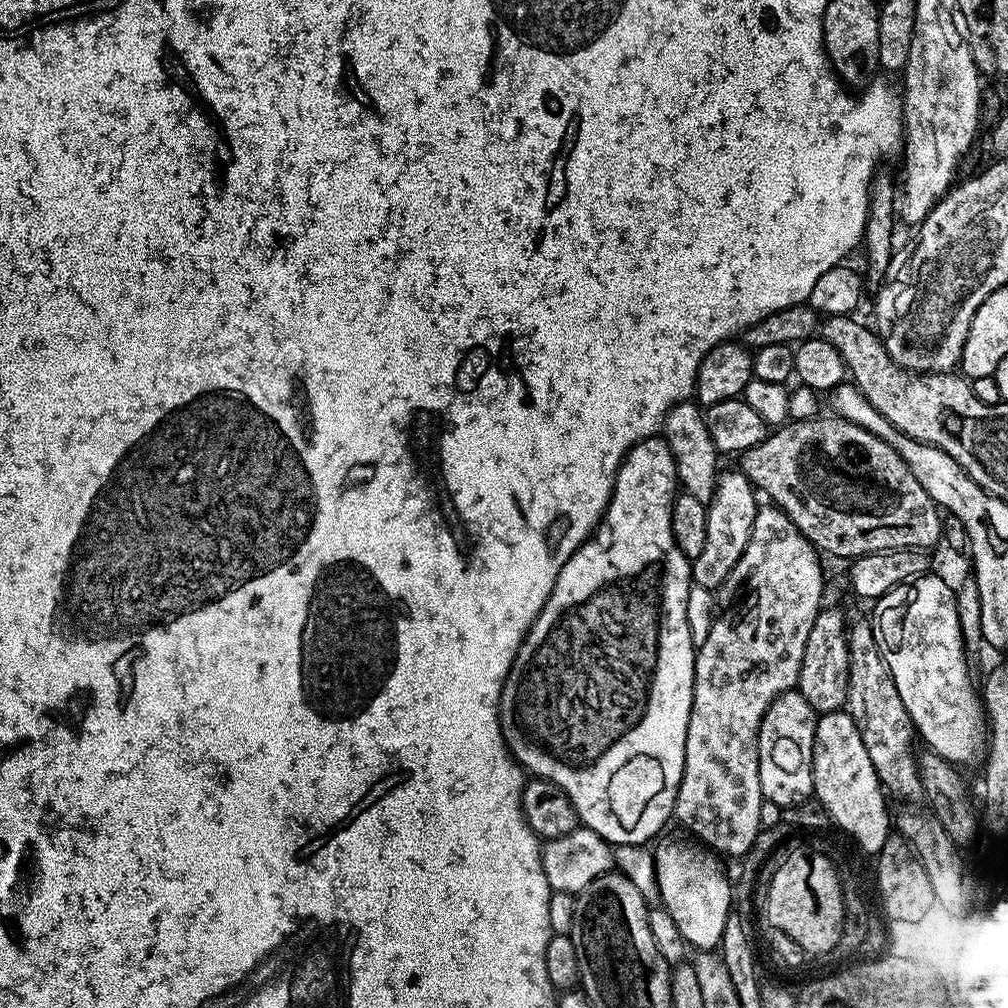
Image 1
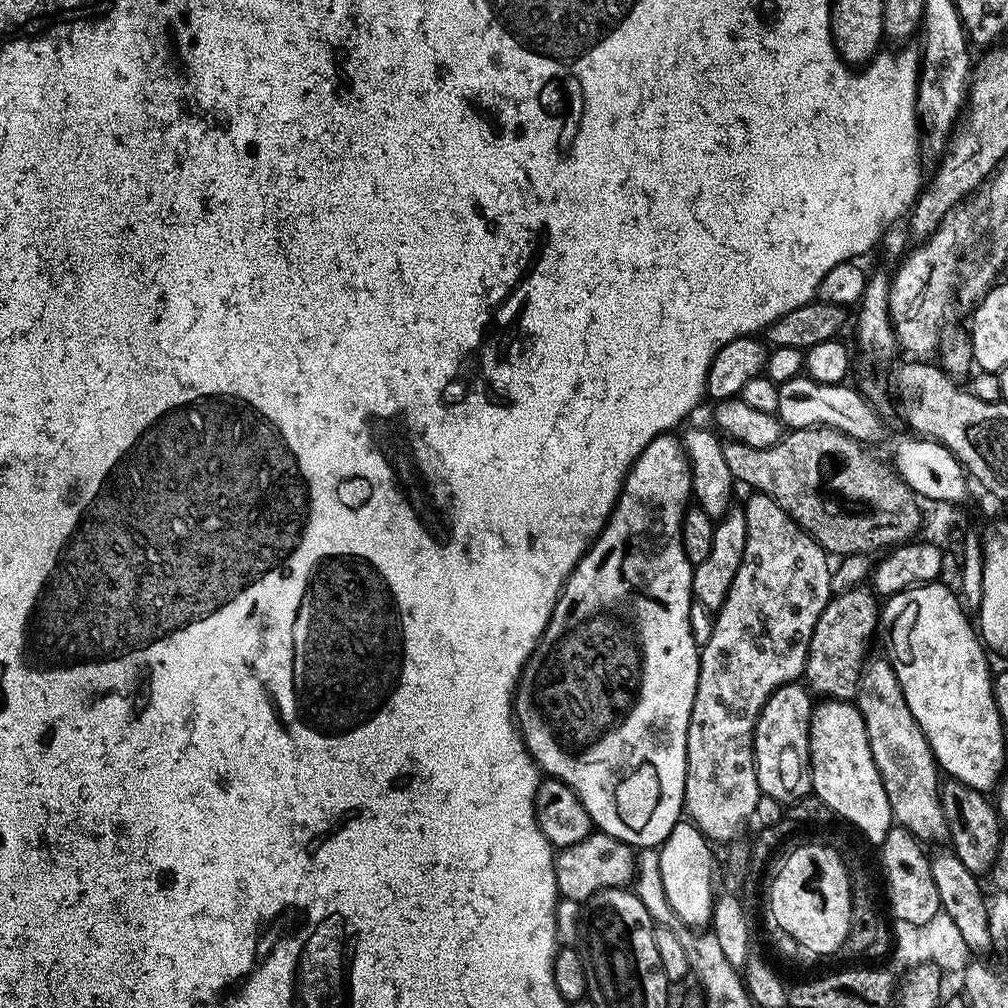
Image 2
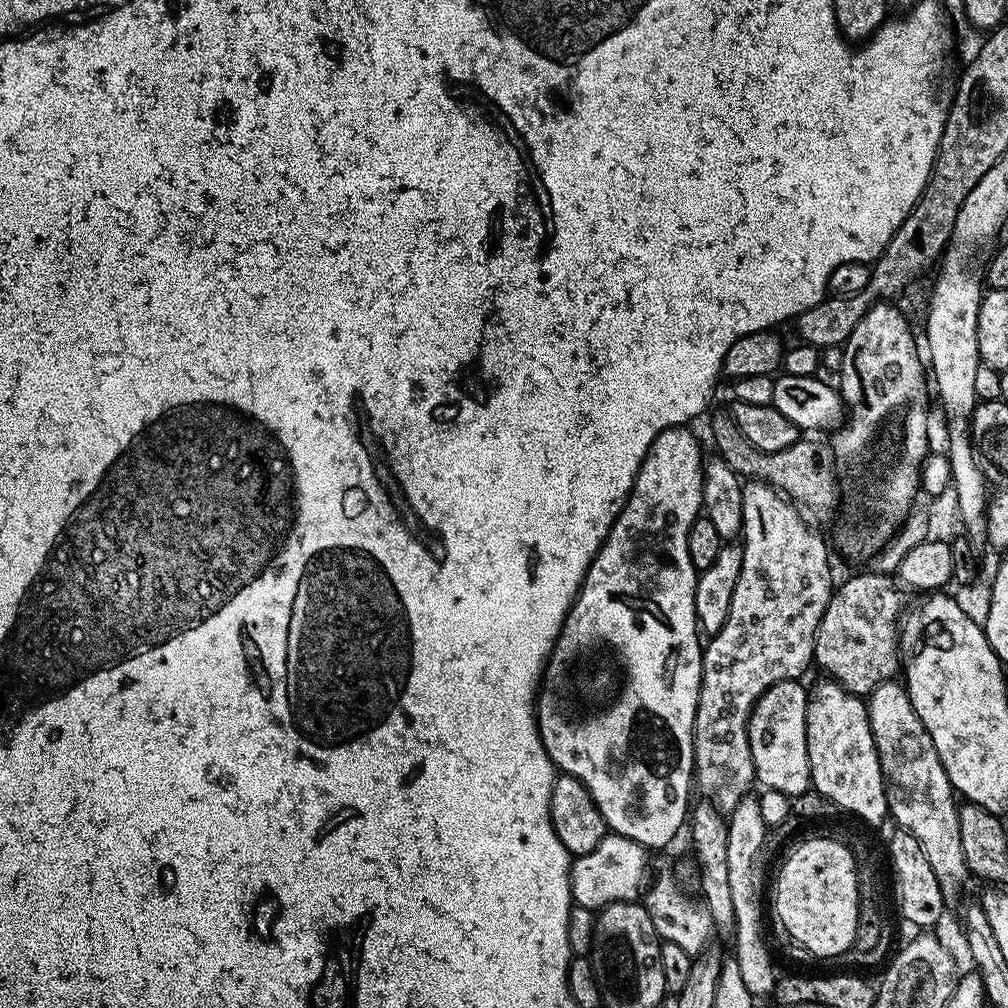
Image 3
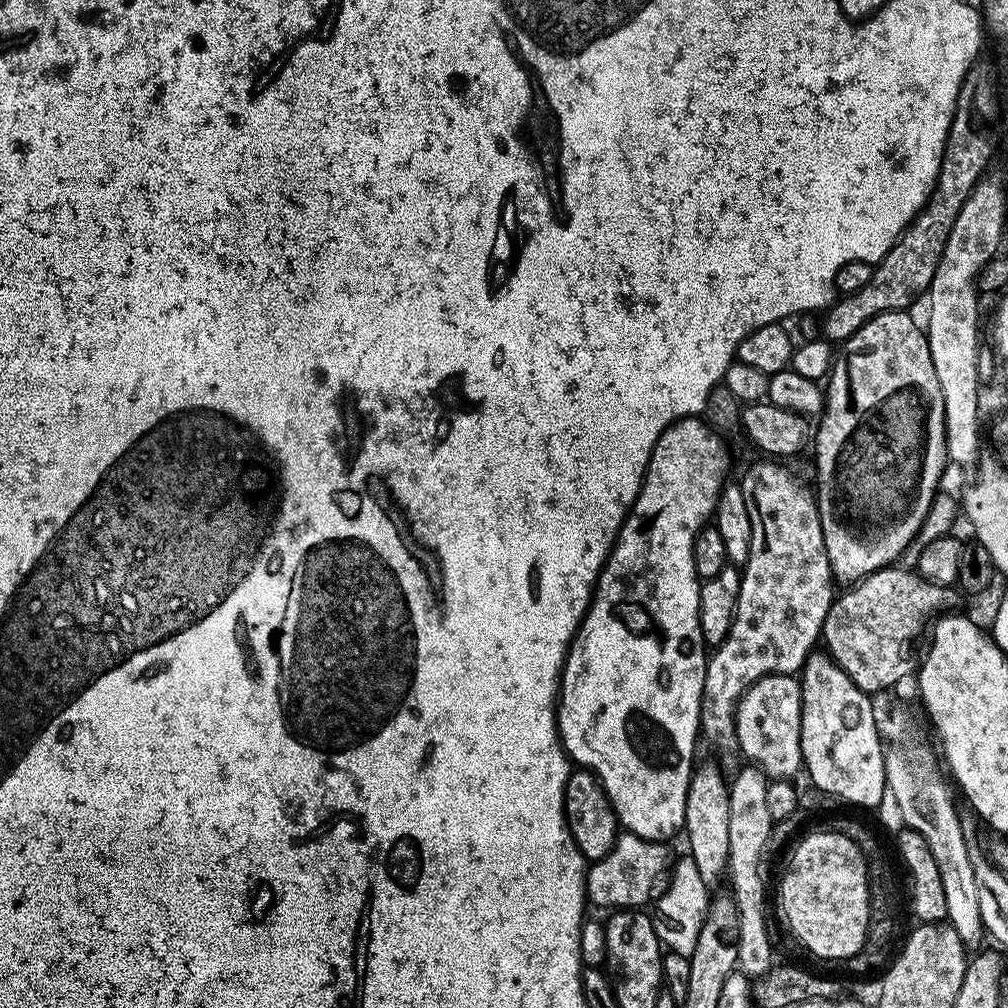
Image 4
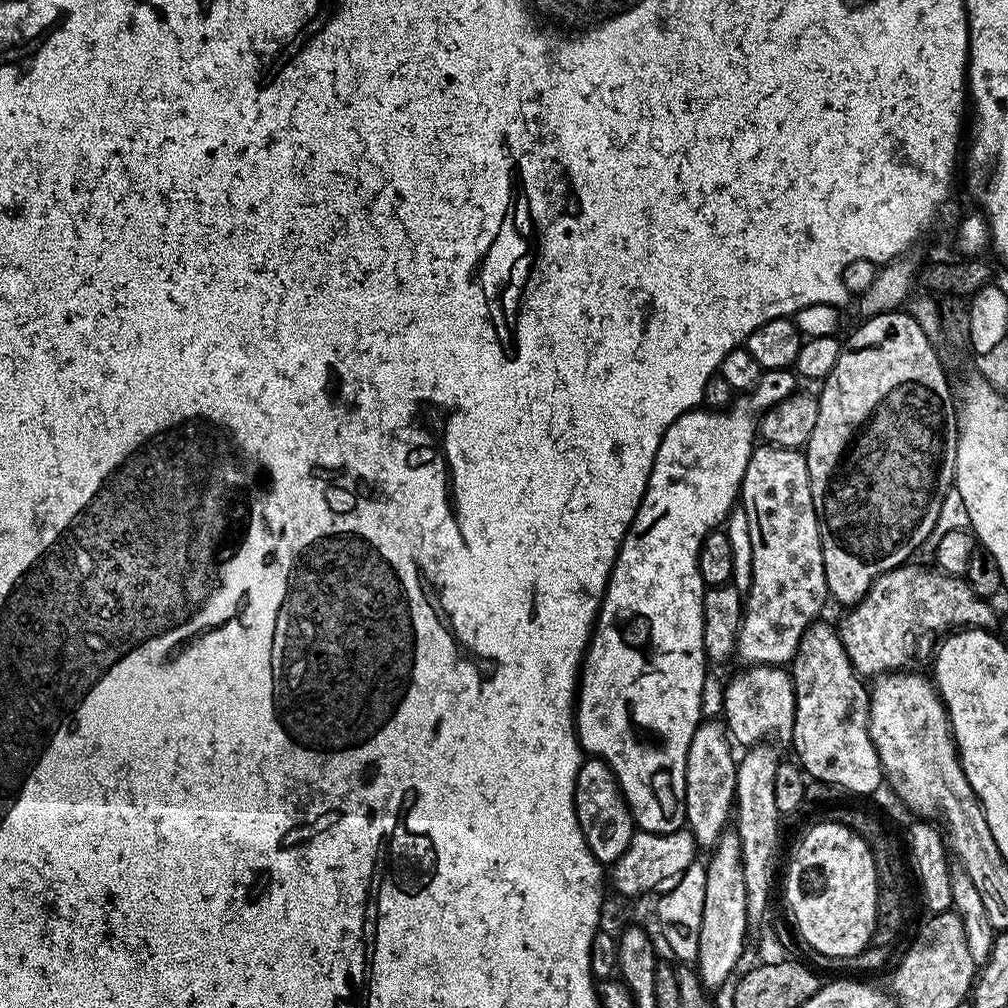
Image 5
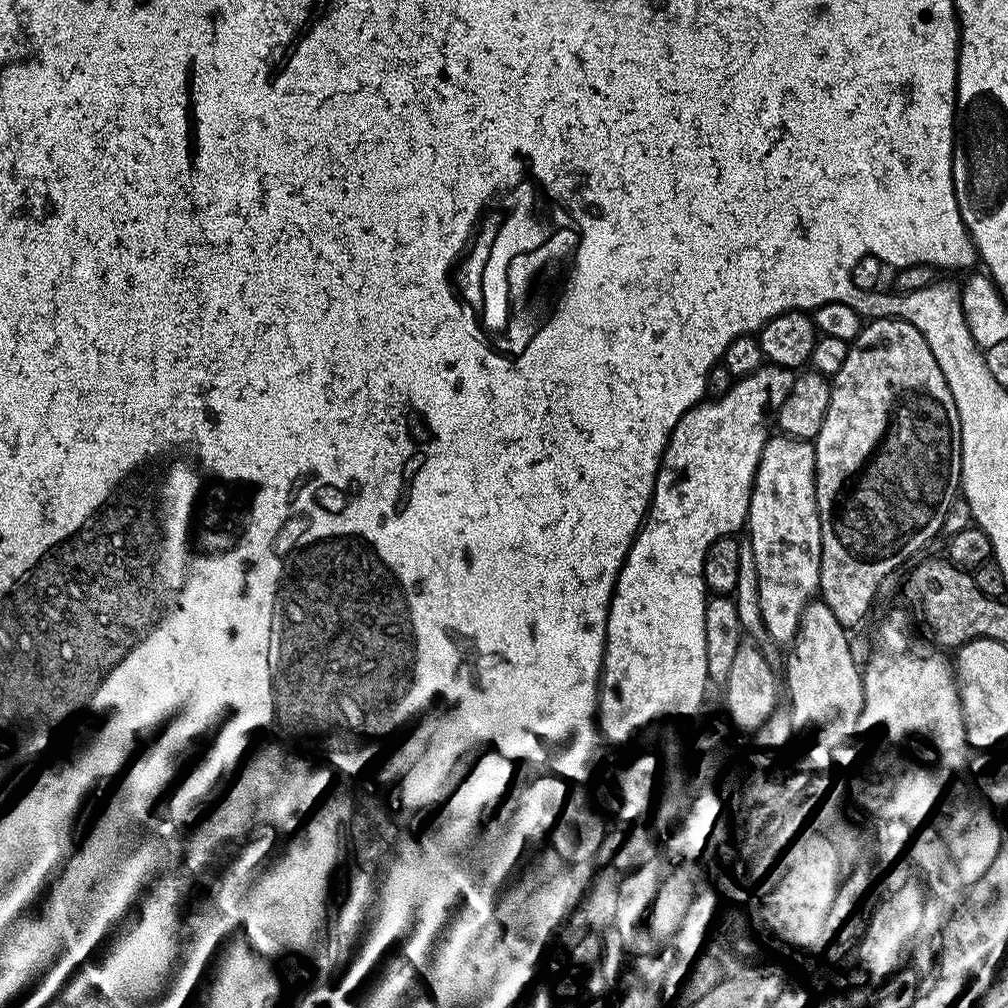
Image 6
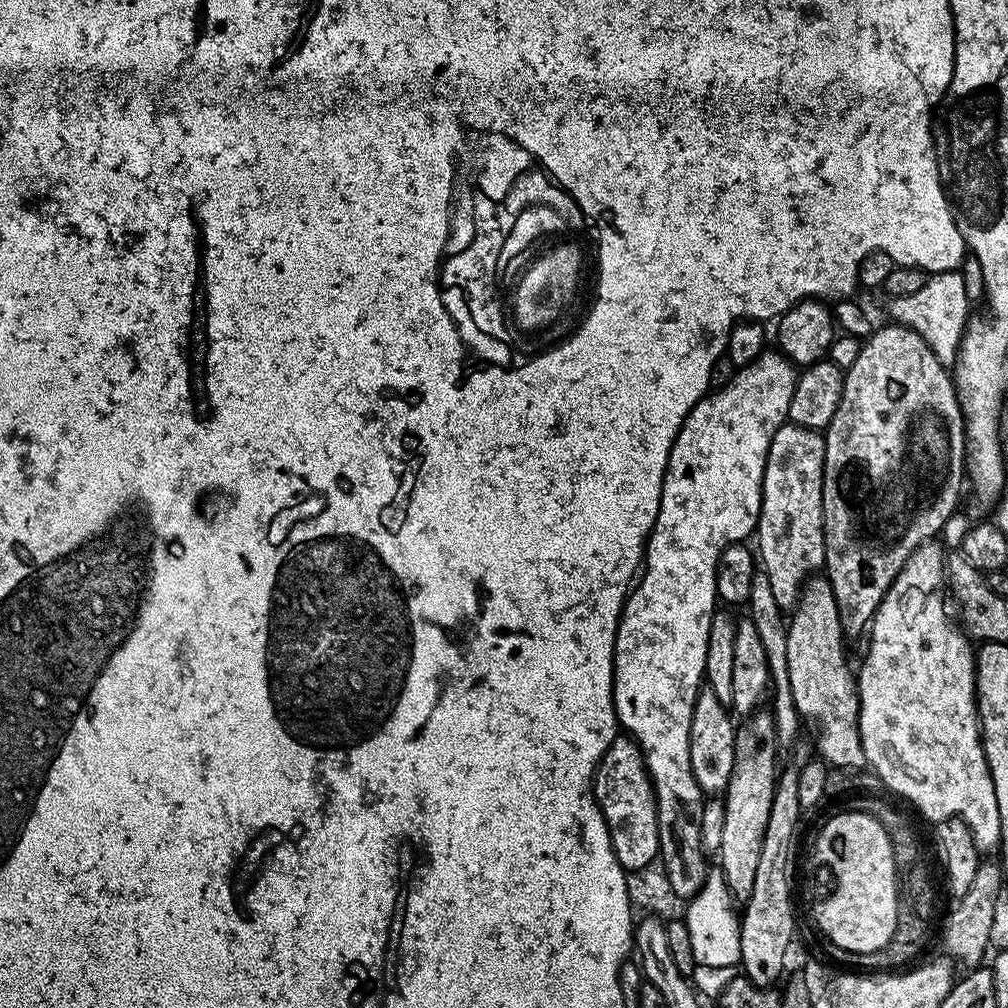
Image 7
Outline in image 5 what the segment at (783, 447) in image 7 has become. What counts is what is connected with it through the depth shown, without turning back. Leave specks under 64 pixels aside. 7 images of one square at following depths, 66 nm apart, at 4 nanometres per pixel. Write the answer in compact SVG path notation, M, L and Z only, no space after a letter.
M766 443L753 448L742 478L739 503L749 519L753 582L744 601L744 617L740 623L735 659L741 660L744 666L788 666L795 658L806 630L819 617L816 615L823 610L824 603L830 600L822 558L820 523L814 510L814 498L810 494L810 470L806 466L804 452Z

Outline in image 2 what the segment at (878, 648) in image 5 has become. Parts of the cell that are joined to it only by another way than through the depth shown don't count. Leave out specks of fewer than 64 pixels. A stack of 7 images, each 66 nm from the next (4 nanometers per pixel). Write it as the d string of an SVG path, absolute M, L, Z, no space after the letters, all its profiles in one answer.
M851 587L833 595L822 610L808 643L808 660L804 663L807 687L830 700L855 701L856 686L866 664L864 655L872 644L872 635L878 632L877 597L862 587Z

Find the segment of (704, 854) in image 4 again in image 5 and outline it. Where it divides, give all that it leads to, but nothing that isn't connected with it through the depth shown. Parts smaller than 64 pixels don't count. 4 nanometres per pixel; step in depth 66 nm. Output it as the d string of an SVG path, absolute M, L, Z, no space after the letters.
M701 719L690 738L690 750L686 754L686 794L684 795L684 815L686 828L701 849L712 850L720 840L720 835L729 827L730 817L736 802L737 753L732 753L728 725L723 719Z

